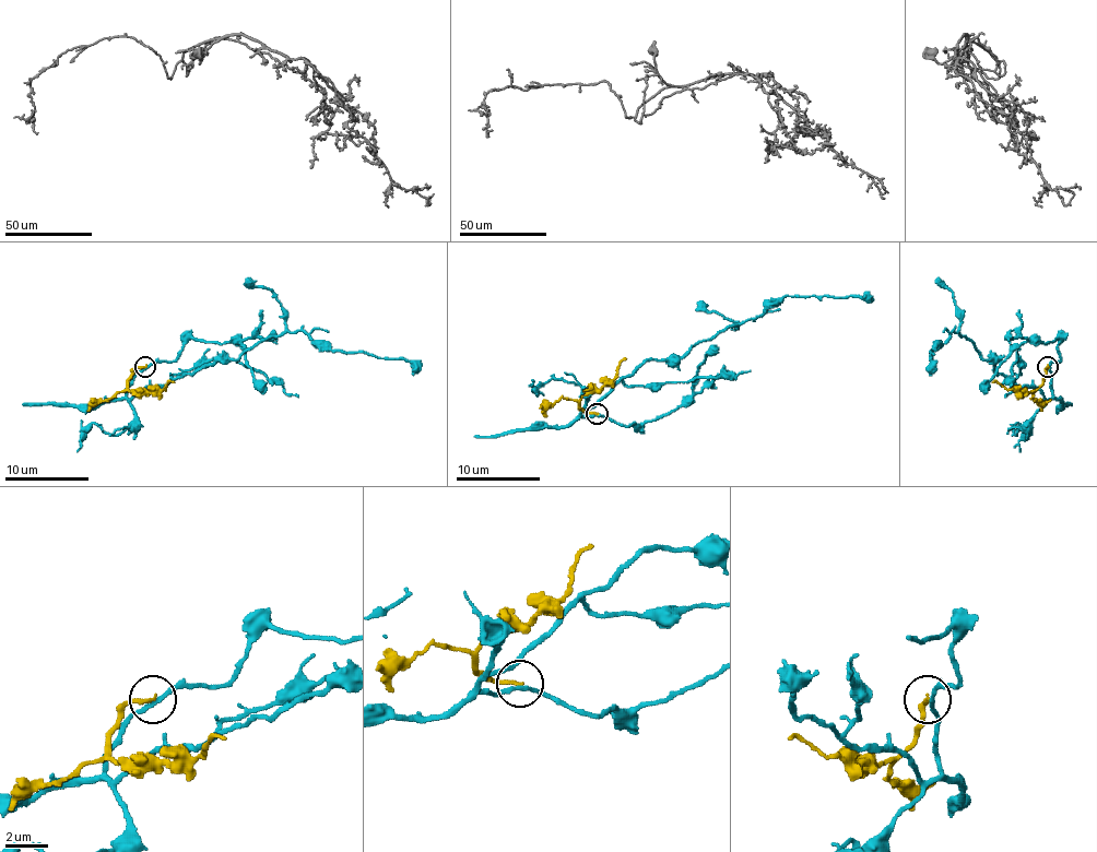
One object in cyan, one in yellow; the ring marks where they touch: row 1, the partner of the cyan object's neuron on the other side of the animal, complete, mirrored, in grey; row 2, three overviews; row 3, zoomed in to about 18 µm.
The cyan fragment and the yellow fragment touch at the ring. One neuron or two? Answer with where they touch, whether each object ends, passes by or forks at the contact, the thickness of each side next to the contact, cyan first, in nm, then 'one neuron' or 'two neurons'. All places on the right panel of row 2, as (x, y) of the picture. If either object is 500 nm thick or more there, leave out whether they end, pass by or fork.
at (1048, 366); cyan passes by; yellow ends there; 190 nm thick on the cyan side, 200 nm on the other; two neurons

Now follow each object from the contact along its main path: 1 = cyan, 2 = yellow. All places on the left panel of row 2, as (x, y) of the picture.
1: (146, 366), (136, 375), (128, 398), (228, 362), (268, 336), (304, 330), (333, 352), (404, 357), (413, 375)
2: (144, 366), (136, 368), (128, 382), (130, 391), (161, 391), (167, 382), (174, 382)

